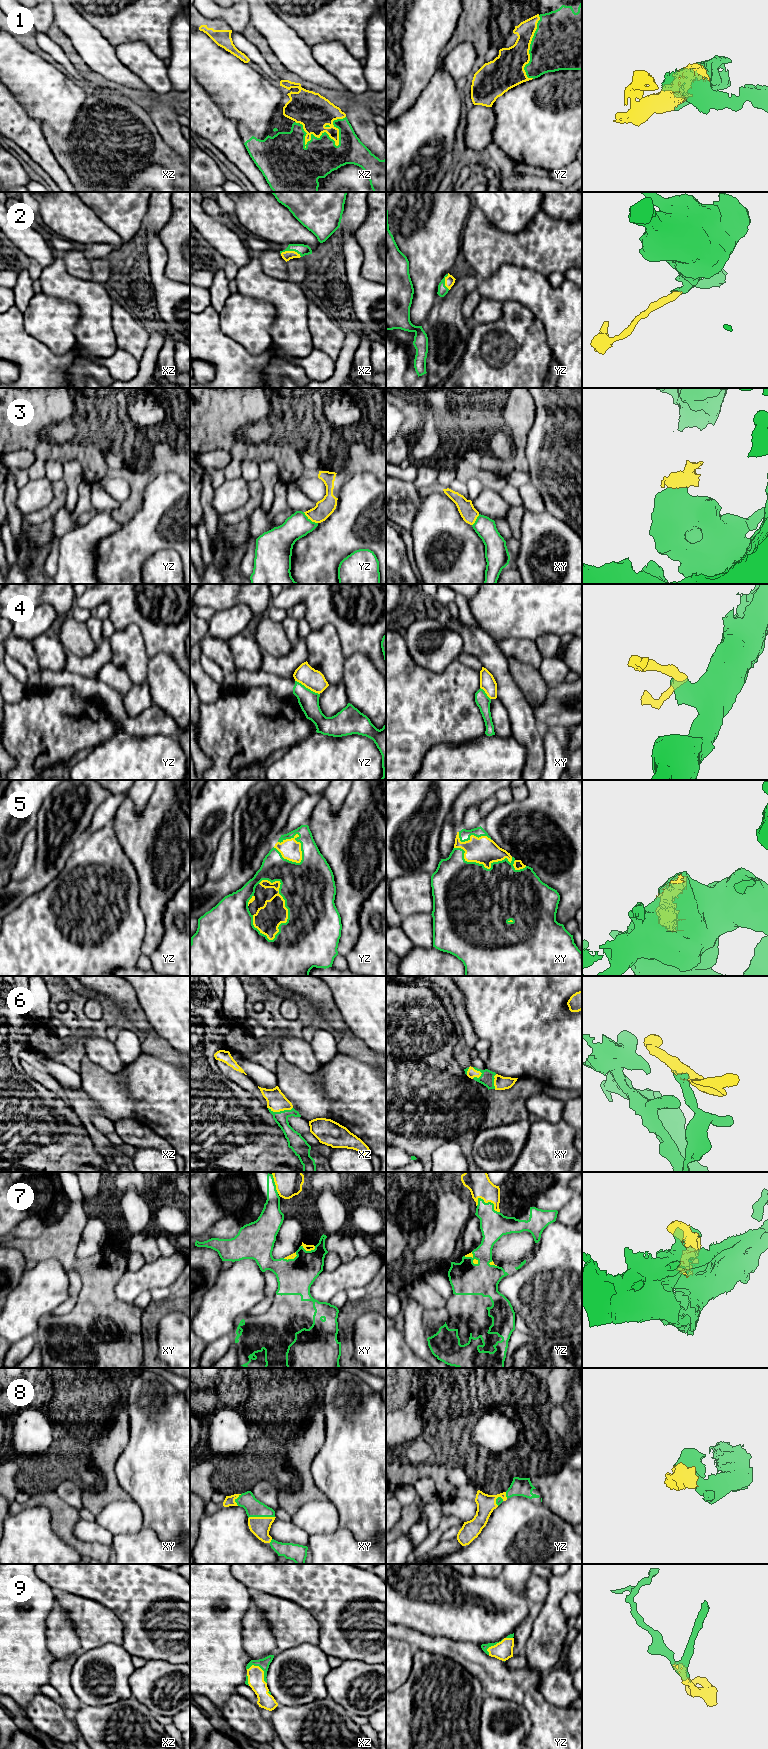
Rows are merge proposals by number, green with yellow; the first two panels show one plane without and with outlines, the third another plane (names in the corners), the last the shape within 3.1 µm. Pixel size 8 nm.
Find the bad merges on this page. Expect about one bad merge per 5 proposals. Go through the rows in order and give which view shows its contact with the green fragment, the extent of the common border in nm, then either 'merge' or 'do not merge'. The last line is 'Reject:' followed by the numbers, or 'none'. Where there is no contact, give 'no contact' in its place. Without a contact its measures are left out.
1: xz | 420 nm | merge
2: xz | 180 nm | merge
3: yz | 150 nm | do not merge
4: yz | 240 nm | do not merge
5: yz | 500 nm | merge
6: xz | 200 nm | merge
7: yz | 220 nm | merge
8: xy | 220 nm | merge
9: xz | 200 nm | merge
Reject: 3, 4

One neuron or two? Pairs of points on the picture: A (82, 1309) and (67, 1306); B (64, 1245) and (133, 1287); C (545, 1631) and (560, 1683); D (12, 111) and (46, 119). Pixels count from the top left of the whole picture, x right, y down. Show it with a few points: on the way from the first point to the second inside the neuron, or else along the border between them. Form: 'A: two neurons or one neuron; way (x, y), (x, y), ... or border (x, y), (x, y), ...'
A: two neurons; border (76, 1304), (64, 1315)
B: two neurons; border (127, 1270), (114, 1287), (114, 1294), (122, 1301)
C: two neurons; border (554, 1667), (544, 1673)
D: two neurons; border (14, 96), (25, 112), (42, 128)

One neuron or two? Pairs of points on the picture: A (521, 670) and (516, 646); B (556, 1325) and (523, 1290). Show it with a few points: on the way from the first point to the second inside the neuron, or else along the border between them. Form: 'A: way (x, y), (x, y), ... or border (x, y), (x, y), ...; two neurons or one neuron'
A: border (508, 656), (537, 669); two neurons
B: way (549, 1316), (532, 1299); one neuron

